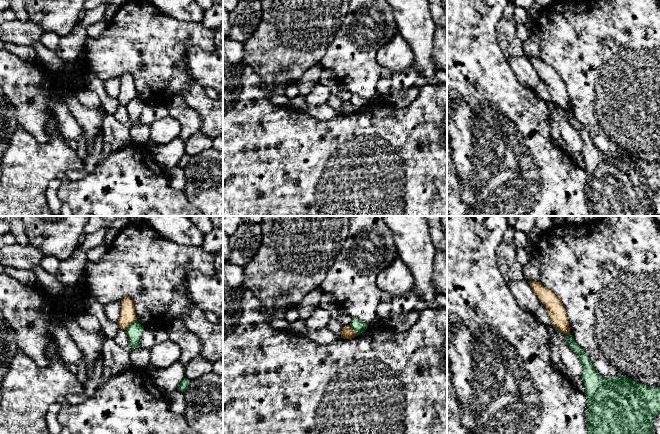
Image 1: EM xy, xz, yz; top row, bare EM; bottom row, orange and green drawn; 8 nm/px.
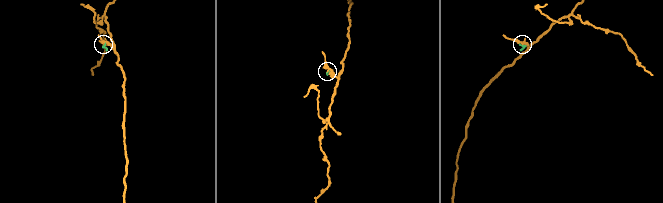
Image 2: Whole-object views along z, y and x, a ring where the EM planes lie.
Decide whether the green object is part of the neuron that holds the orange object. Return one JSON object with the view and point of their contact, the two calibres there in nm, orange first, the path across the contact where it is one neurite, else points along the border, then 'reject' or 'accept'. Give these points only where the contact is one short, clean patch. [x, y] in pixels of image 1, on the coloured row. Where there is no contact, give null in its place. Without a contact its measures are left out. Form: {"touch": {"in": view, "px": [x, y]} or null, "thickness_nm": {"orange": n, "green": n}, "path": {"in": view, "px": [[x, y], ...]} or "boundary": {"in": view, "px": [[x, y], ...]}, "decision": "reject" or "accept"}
{"touch": {"in": "xy", "px": [130, 324]}, "thickness_nm": {"orange": 130, "green": 120}, "boundary": {"in": "xy", "px": [[136, 320], [125, 329]]}, "decision": "reject"}

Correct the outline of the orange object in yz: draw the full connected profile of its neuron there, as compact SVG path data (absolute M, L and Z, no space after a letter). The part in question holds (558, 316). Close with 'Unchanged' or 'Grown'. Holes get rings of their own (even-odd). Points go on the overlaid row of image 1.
M530 281L528 284L548 311L551 325L563 334L570 333L566 310L558 297L541 282Z. Unchanged

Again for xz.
M344 326L341 333L341 338L343 339L351 339L356 336L355 330L350 326Z. Unchanged

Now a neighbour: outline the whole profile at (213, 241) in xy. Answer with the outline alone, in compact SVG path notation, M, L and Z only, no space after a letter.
M213 228L209 233L204 234L203 244L199 248L212 254L221 251L223 249L223 229Z

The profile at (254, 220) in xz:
M241 216L243 222L247 222L252 225L260 225L263 216Z

